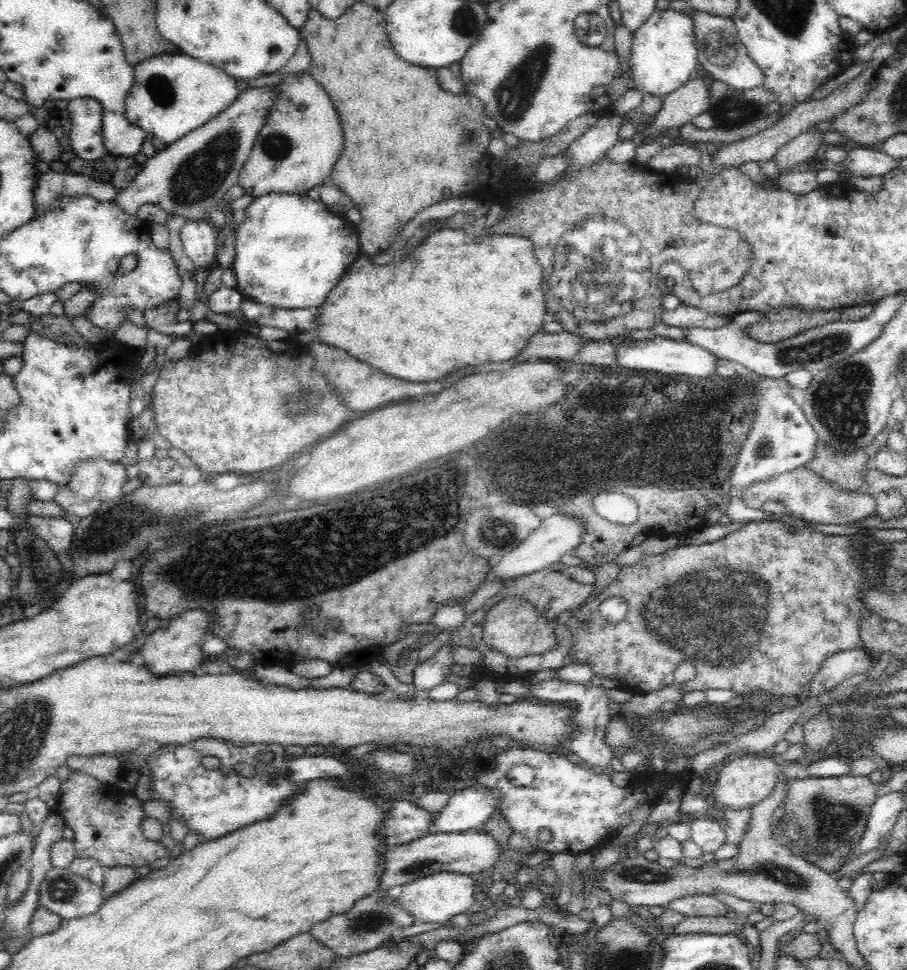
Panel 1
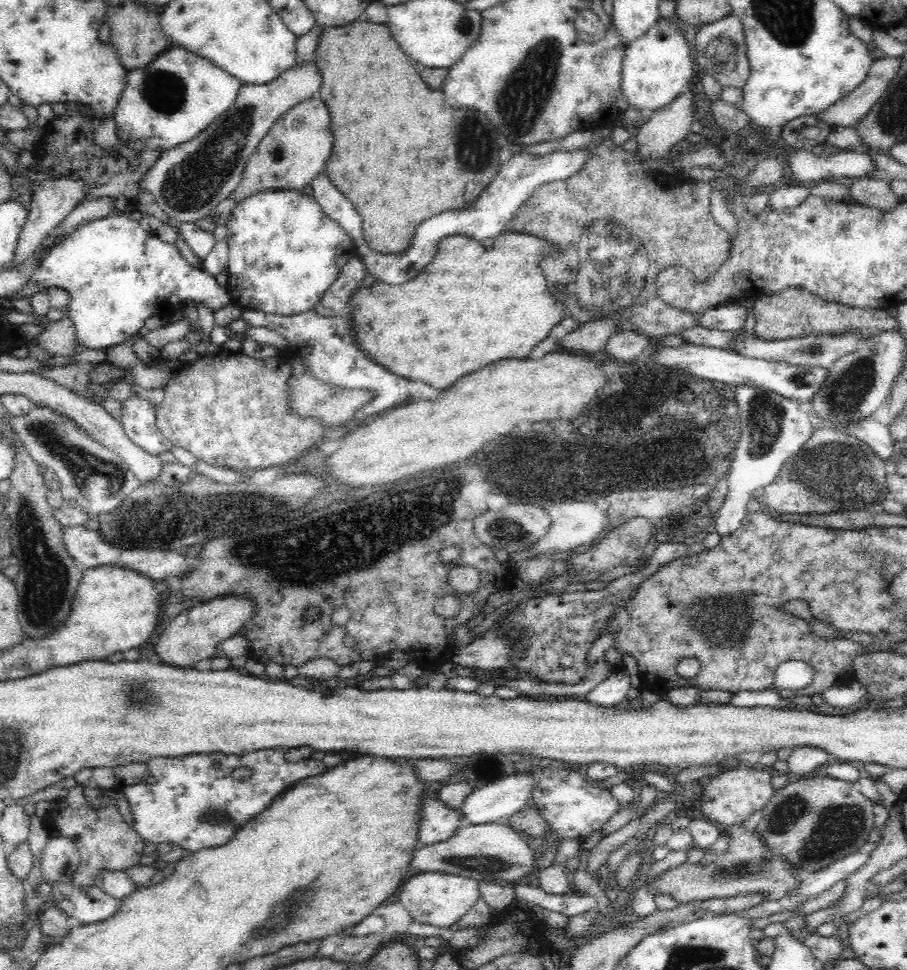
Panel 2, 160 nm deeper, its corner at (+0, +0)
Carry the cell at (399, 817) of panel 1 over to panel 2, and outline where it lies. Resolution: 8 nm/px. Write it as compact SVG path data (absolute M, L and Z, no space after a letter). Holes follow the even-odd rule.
M423 800L418 824L418 840L422 844L434 846L433 844L444 842L452 838L460 826L465 825L461 820L460 809L446 806L441 800Z

